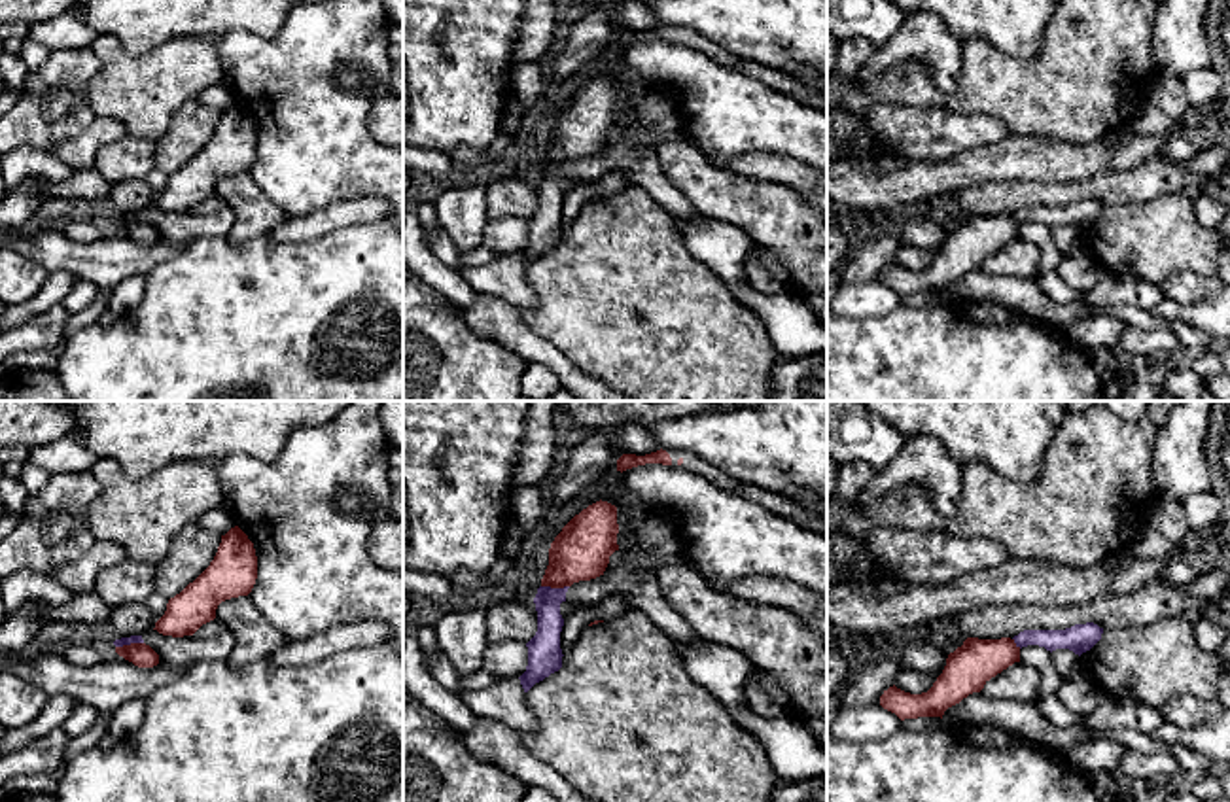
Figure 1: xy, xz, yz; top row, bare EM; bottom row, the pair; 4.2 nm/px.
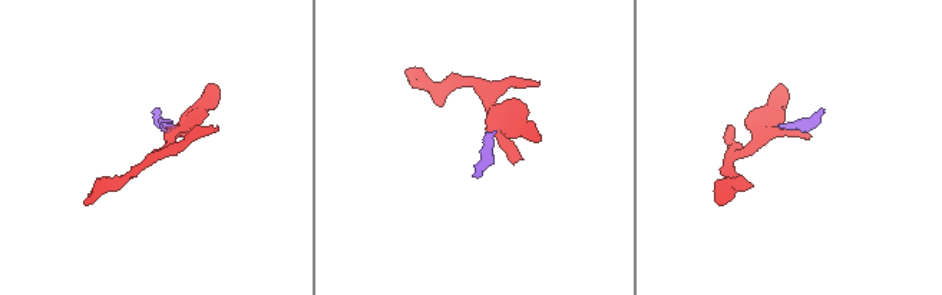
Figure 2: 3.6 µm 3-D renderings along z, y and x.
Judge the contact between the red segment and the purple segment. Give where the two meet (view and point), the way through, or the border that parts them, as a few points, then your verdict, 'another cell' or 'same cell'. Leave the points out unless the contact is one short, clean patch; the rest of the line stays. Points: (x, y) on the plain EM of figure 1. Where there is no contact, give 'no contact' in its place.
meets red in xy at (131, 220); border along xy (142, 218), (116, 224); another cell

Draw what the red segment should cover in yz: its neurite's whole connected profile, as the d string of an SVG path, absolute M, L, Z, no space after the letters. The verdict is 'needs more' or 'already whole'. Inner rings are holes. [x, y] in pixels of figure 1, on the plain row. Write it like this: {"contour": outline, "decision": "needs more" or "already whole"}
{"contour": "M967 214L961 223L948 231L942 250L922 270L910 270L895 261L884 267L880 282L901 297L918 293L940 293L944 288L1020 238L1020 223L1010 214L978 216Z", "decision": "already whole"}

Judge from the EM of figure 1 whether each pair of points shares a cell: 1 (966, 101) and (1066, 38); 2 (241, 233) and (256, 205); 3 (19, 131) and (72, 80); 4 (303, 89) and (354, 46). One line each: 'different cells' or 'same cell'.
1: same cell
2: same cell
3: same cell
4: same cell

